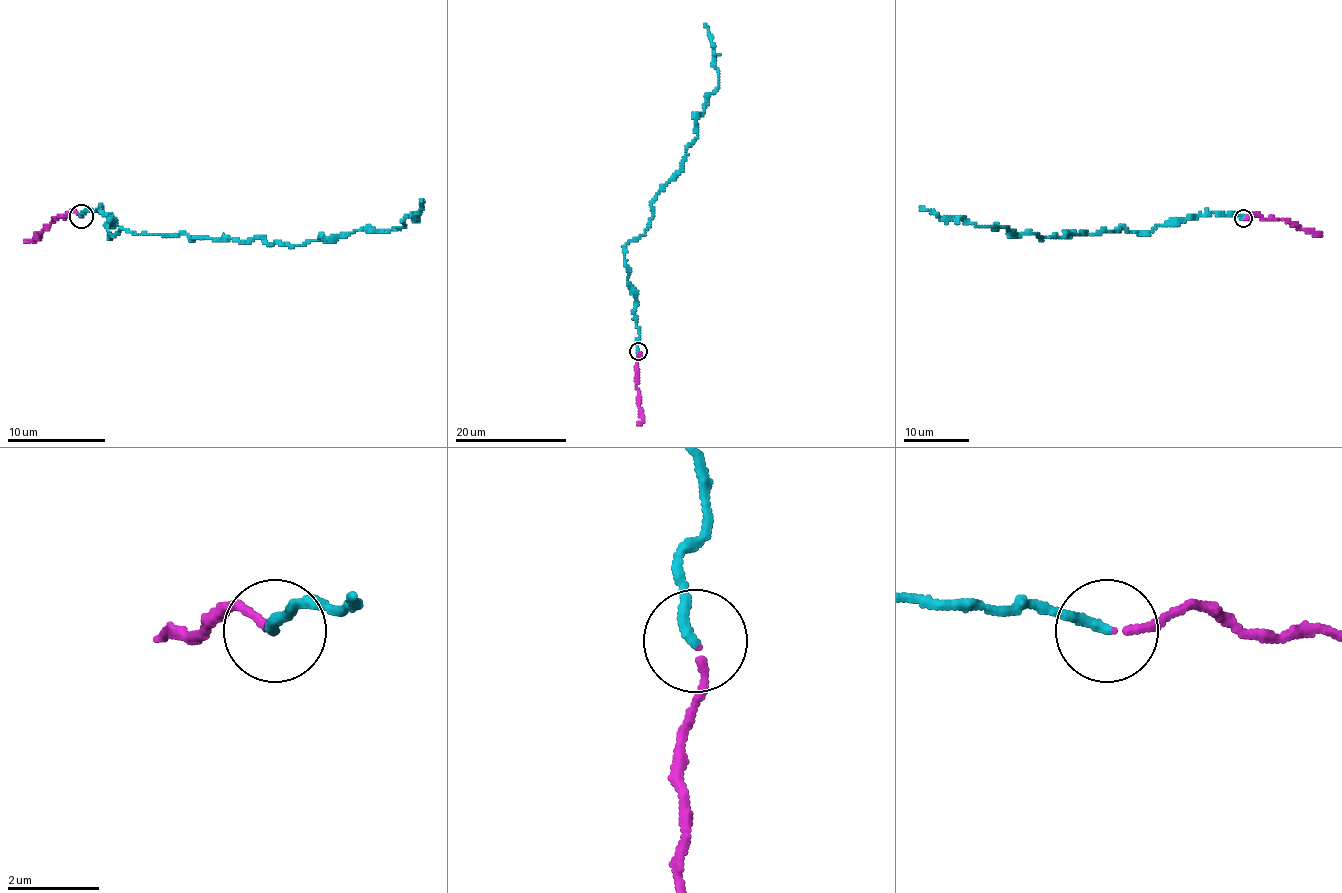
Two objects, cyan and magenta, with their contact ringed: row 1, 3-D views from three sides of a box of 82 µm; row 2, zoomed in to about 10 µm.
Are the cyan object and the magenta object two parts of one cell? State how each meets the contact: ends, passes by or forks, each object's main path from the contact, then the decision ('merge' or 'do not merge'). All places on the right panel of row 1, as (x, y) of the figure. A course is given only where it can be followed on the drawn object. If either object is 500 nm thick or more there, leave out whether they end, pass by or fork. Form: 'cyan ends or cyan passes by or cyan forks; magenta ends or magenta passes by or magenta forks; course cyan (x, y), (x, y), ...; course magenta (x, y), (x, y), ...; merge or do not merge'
cyan ends; magenta ends; course cyan (1243, 218), (1197, 215), (1143, 234), (1120, 227), (1043, 238), (943, 219), (919, 208); course magenta (1243, 218), (1255, 215), (1283, 218), (1319, 235); merge

